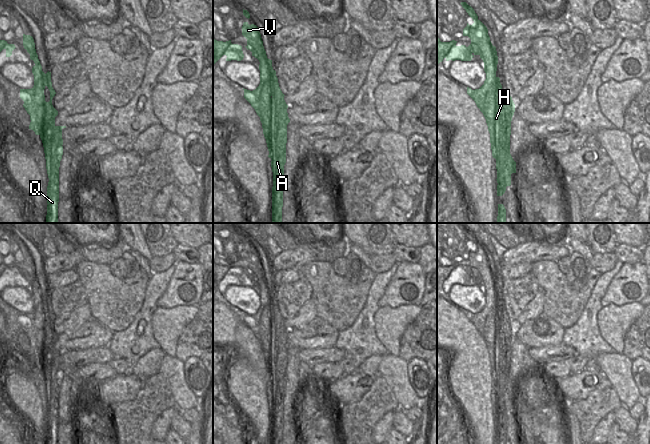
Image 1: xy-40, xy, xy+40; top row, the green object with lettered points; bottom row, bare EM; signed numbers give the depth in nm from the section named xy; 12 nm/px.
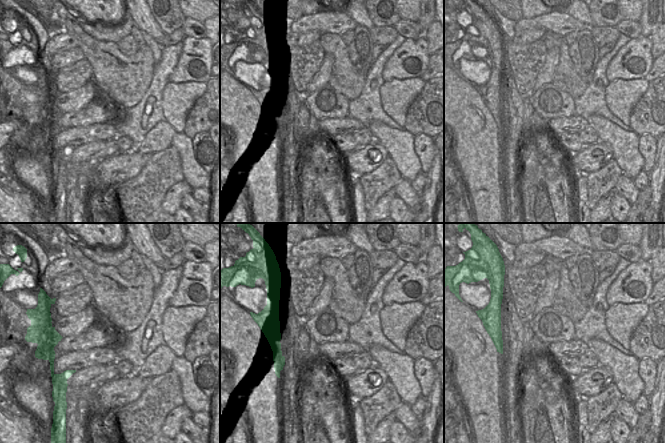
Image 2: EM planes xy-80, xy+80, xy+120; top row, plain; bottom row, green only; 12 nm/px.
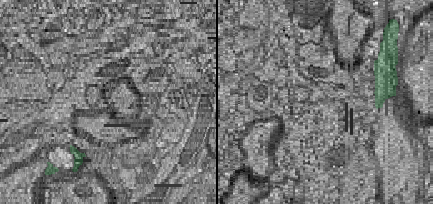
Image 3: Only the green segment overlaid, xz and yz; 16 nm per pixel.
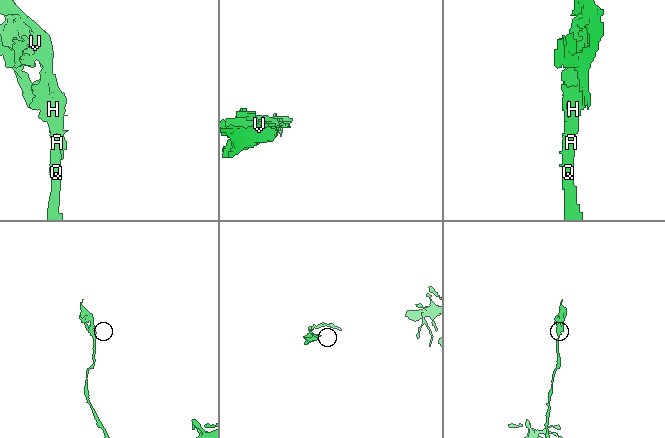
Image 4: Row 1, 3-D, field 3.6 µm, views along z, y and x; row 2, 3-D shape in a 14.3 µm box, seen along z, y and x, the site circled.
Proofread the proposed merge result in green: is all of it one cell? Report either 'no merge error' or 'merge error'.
no merge error

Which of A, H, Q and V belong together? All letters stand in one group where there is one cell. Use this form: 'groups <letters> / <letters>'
groups A H Q V

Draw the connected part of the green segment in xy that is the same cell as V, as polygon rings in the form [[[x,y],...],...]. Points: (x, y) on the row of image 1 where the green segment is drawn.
[[[248,22],[242,26],[242,35],[247,39],[247,50],[260,62],[260,84],[253,90],[244,89],[244,98],[255,109],[262,123],[269,155],[272,160],[272,222],[282,223],[283,177],[286,163],[288,105],[284,100],[272,60],[267,58],[259,28]]]

